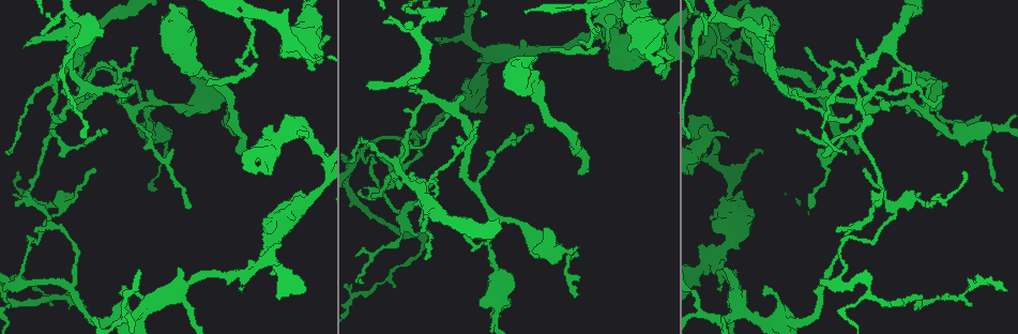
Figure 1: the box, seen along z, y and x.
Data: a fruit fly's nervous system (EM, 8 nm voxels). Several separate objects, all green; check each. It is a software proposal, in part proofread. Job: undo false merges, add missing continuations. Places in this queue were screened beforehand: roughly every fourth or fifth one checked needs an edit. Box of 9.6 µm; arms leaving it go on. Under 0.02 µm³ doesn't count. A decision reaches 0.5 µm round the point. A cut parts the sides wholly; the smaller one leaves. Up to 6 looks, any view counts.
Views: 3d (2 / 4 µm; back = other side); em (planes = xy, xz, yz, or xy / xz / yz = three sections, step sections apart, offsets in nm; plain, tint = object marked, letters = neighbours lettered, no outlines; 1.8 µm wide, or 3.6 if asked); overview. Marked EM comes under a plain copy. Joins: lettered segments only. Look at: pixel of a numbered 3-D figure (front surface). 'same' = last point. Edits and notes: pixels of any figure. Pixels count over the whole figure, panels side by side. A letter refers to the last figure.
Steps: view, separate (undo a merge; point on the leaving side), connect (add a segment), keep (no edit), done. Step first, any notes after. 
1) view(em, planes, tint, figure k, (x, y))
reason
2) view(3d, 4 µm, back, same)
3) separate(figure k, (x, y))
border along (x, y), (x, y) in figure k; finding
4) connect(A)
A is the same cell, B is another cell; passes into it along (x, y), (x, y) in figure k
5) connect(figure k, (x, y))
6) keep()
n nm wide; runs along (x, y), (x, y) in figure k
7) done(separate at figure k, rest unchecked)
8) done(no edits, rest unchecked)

view(em, yz, step 8, tint, figure 1, (18, 205))

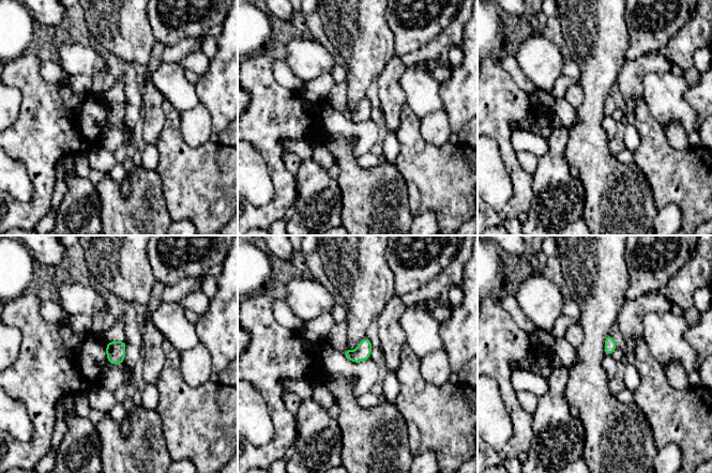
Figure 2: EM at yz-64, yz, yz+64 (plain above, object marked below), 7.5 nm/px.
view(em, planes, letters, same)

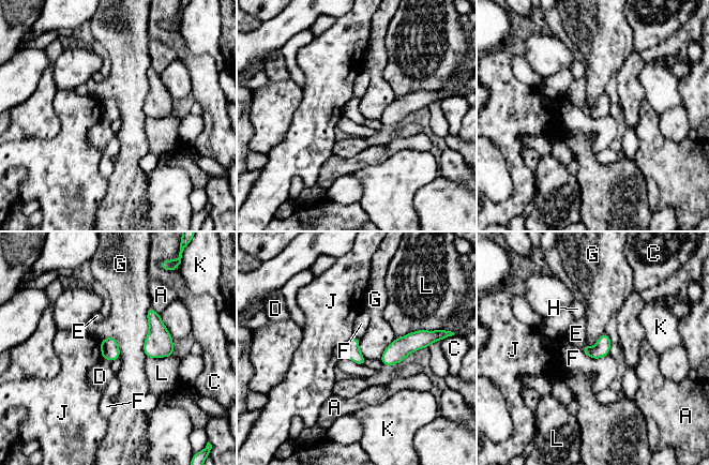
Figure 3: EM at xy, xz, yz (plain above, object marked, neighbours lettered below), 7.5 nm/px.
keep()
G touches over 380 nm; A, C, D, E, F, G, H, J, K and L are other cells; none of them fits

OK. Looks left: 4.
view(em, planes, letters, figure 1, (413, 134))
three arms meet

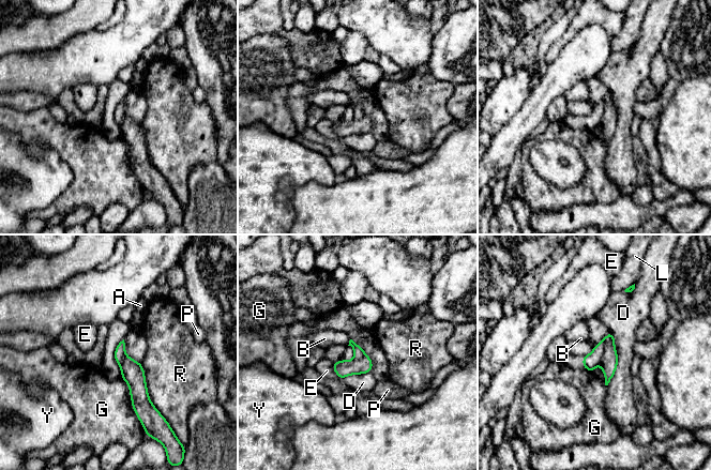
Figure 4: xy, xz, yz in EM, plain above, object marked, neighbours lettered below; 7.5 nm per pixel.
separate(figure 4, (590, 361))
R touches over 440 nm; A, B, D, E, G, L, P, R and Y are other cells; a second cell is stuck on

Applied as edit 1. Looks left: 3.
view(em, xz, step 16, letters, figure 1, (864, 171))
an open end

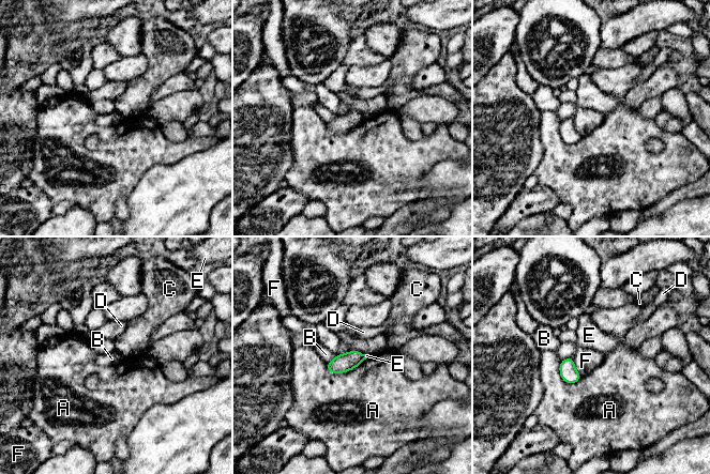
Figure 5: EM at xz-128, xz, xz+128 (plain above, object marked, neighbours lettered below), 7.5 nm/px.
keep()
140 nm wide; A, B, C, D, E and F are other cells; border along (349, 350), (358, 350), (367, 356) in figure 5; none of them fits

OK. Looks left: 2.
done(separate at figure 4, rest unchecked)

